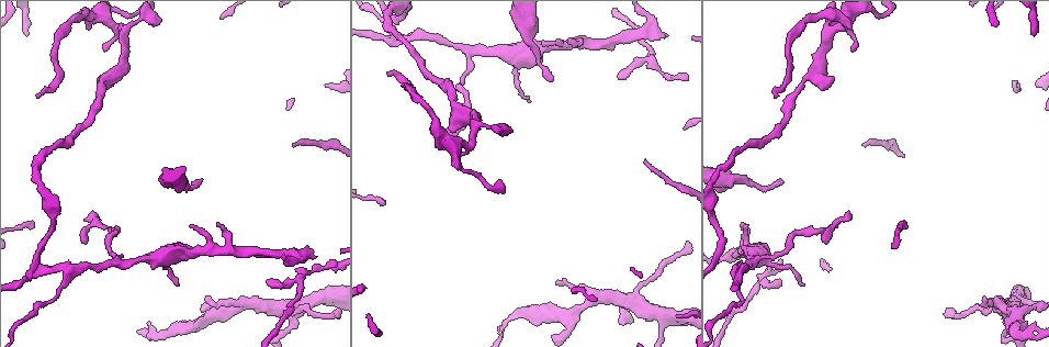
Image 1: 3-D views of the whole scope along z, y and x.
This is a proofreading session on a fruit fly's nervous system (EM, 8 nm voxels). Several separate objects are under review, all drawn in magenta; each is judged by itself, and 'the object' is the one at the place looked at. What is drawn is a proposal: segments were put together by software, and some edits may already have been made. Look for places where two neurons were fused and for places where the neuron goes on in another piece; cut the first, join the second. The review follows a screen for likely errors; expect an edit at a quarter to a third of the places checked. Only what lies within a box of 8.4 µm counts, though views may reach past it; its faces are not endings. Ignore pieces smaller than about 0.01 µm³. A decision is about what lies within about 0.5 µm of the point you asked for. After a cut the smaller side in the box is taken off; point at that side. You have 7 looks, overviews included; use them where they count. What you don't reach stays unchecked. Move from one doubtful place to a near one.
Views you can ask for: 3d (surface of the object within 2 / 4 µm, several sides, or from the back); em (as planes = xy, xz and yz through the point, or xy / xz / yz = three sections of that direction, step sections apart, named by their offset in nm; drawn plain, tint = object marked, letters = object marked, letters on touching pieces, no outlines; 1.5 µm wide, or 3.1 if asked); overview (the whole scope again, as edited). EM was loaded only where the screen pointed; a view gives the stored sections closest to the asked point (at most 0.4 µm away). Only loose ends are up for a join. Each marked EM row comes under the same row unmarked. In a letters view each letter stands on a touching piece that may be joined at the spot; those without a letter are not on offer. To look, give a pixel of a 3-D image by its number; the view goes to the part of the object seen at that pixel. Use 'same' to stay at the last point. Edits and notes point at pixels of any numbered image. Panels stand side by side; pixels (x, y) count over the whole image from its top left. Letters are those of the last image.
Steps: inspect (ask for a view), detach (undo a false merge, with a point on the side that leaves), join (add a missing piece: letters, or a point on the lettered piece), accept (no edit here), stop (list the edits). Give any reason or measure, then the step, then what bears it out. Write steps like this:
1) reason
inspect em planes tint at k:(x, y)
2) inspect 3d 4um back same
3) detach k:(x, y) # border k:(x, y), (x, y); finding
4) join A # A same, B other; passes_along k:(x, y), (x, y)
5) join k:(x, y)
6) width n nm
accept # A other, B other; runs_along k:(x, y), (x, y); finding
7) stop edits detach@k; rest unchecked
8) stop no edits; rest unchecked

arms part here
inspect 3d 2um at 1:(475, 131)

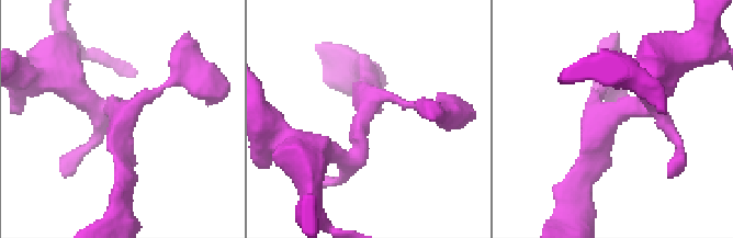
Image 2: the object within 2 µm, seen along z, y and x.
now the EM
inspect em planes letters at 2:(118, 117)

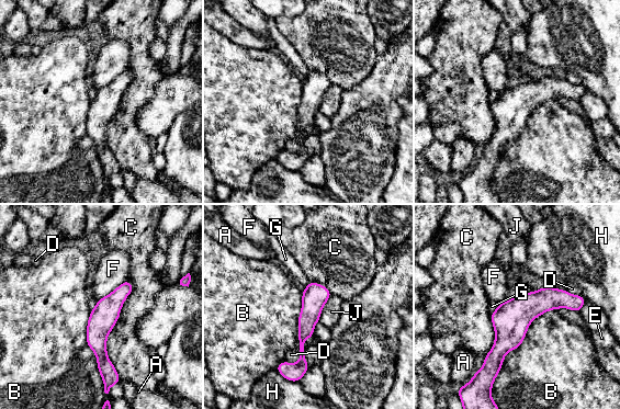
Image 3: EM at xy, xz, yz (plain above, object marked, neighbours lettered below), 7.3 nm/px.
accept # A other, B other, C other, D other, E other, F other, G other, H other, J other; runs_along 3:(582, 299), (541, 300), (485, 367); continuous, no second neuron

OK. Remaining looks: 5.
sudden change in width
inspect 3d 4um at 1:(591, 291)

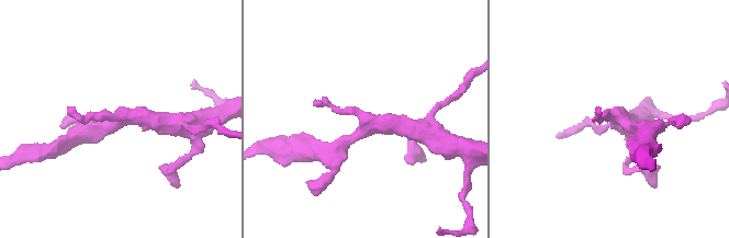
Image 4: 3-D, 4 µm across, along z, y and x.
now the EM
inspect em planes letters at 4:(364, 117)

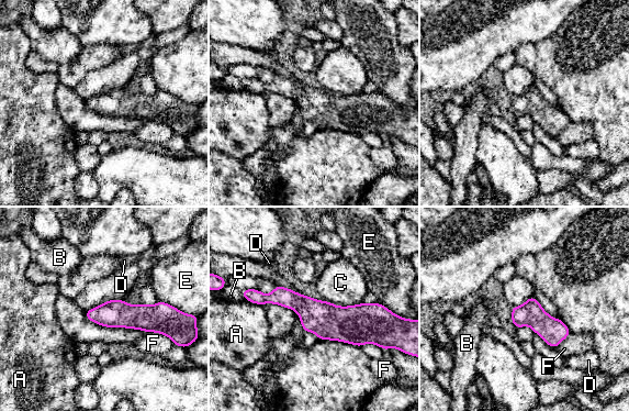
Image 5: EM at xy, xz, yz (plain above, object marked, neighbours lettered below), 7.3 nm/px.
accept # A other, B other, C other, D other, E other, F other; one neuron here

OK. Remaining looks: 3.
tapers out
inspect em planes letters at 1:(779, 281)

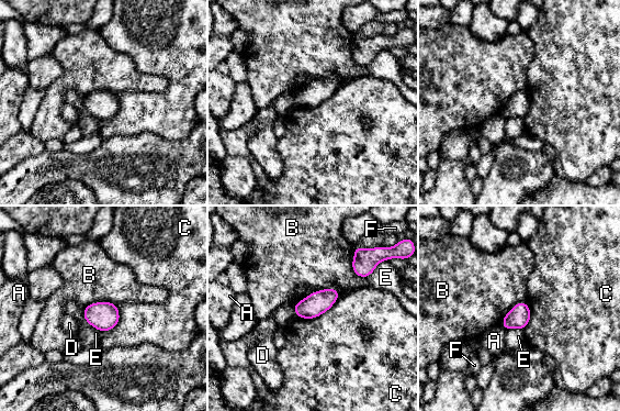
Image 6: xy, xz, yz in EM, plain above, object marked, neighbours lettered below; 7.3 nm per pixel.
width 160 nm
accept # A other, B other, C other, D other, E other, F other; border 6:(339, 295), (320, 314), (296, 317); none of them fits

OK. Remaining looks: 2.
stop no edits; rest unchecked

